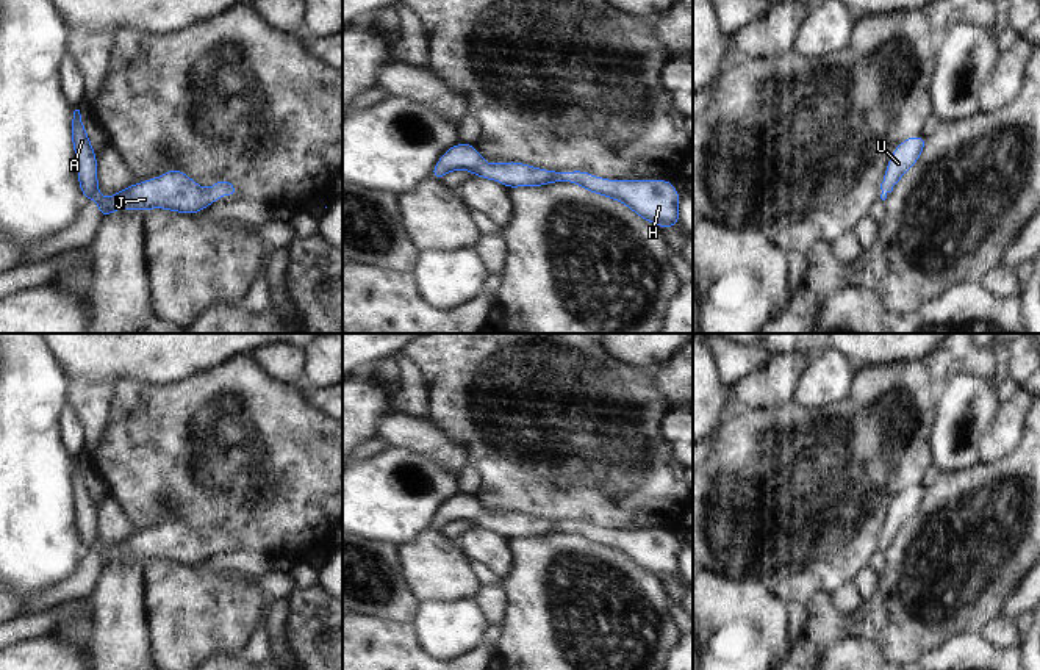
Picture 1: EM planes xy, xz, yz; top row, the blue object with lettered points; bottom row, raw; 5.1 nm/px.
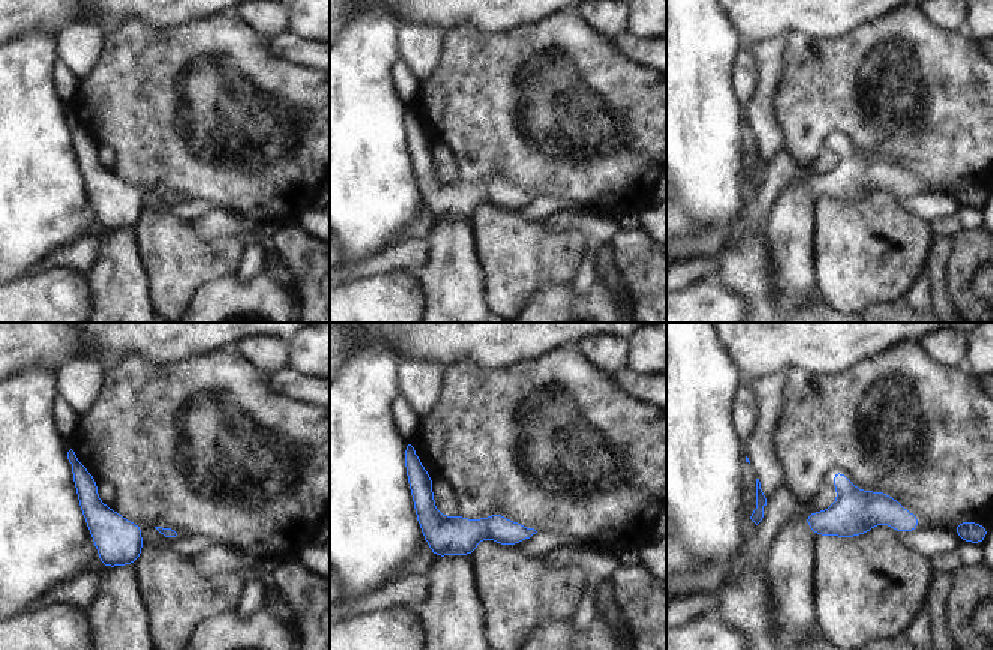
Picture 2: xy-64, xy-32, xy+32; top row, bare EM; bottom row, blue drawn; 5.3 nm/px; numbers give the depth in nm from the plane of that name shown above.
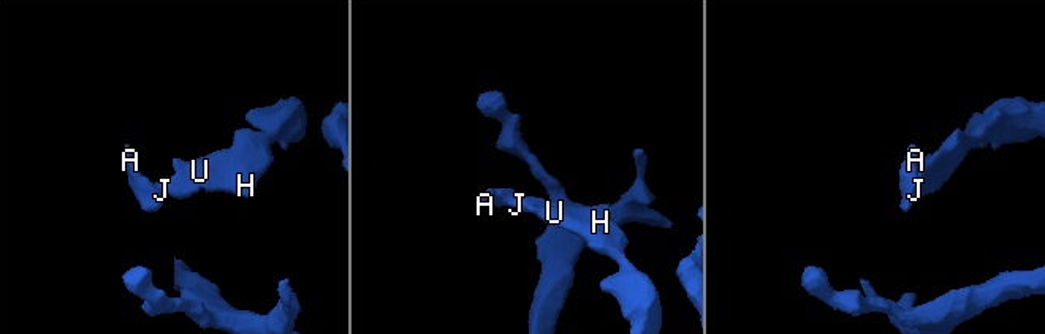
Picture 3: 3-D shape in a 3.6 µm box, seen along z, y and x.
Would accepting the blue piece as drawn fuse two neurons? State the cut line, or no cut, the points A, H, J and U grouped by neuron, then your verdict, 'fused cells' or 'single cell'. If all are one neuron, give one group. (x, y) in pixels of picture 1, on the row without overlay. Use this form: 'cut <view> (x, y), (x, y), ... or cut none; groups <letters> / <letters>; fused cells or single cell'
cut none; groups A H J U; single cell

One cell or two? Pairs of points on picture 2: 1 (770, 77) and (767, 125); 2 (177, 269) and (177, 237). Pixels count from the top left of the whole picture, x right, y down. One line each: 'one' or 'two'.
1: one
2: one

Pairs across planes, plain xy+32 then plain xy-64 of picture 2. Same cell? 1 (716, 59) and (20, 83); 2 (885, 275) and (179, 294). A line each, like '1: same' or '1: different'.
1: same
2: same

